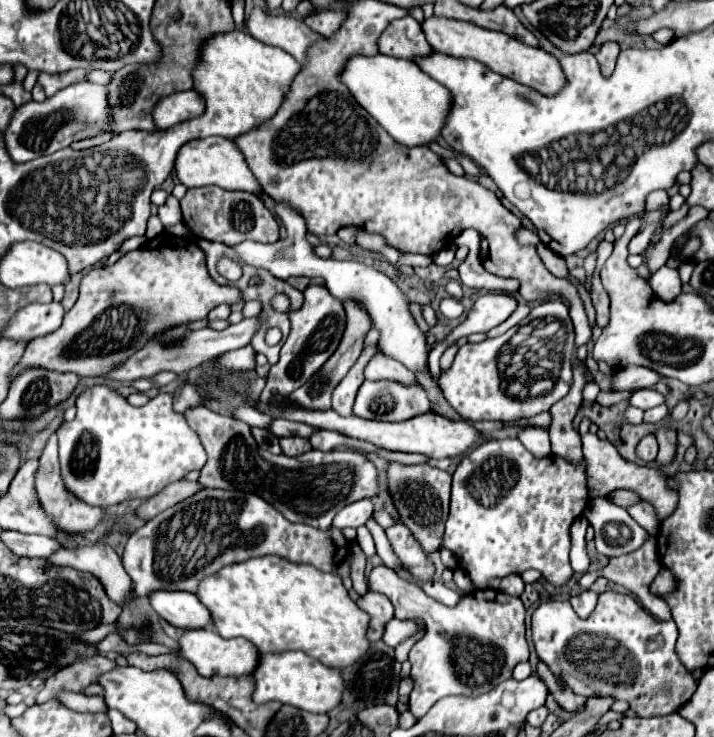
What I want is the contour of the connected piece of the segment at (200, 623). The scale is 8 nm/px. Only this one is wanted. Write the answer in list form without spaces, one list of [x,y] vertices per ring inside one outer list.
[[[156,592],[150,596],[152,608],[172,626],[184,630],[212,626],[212,612],[200,602],[196,594],[188,592]]]

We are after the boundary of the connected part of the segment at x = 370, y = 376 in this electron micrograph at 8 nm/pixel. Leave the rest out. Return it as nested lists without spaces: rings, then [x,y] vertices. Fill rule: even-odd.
[[[376,354],[368,362],[364,374],[366,374],[366,380],[392,380],[392,382],[400,382],[404,386],[414,386],[418,382],[414,372],[404,368],[404,364],[388,358],[388,356],[382,356],[382,354]]]

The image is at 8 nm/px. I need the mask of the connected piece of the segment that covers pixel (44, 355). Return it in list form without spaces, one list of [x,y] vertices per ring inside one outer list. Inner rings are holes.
[[[162,232],[156,238],[148,240],[144,246],[140,246],[138,250],[124,254],[116,264],[92,268],[90,272],[86,272],[80,282],[80,298],[76,300],[72,310],[64,314],[62,326],[52,334],[40,336],[28,344],[20,364],[12,372],[12,378],[22,368],[28,366],[58,372],[76,372],[78,376],[104,376],[106,372],[112,372],[114,368],[124,364],[124,360],[128,360],[140,348],[144,348],[156,336],[172,328],[204,320],[208,312],[222,302],[230,306],[238,304],[242,302],[242,292],[234,286],[220,286],[212,280],[206,268],[204,250],[194,240]]]

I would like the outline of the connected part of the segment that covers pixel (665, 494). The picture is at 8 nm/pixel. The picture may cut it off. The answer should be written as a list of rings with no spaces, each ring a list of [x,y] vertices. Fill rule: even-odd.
[[[584,434],[582,436],[582,448],[584,448],[584,458],[586,458],[586,476],[588,476],[588,492],[592,498],[598,496],[608,496],[614,490],[632,490],[634,494],[640,496],[640,500],[648,502],[654,506],[658,520],[662,522],[666,516],[670,516],[676,506],[678,506],[678,492],[668,488],[668,476],[656,468],[656,466],[640,466],[636,462],[630,462],[620,456],[614,444],[608,440],[602,440],[598,434]]]

